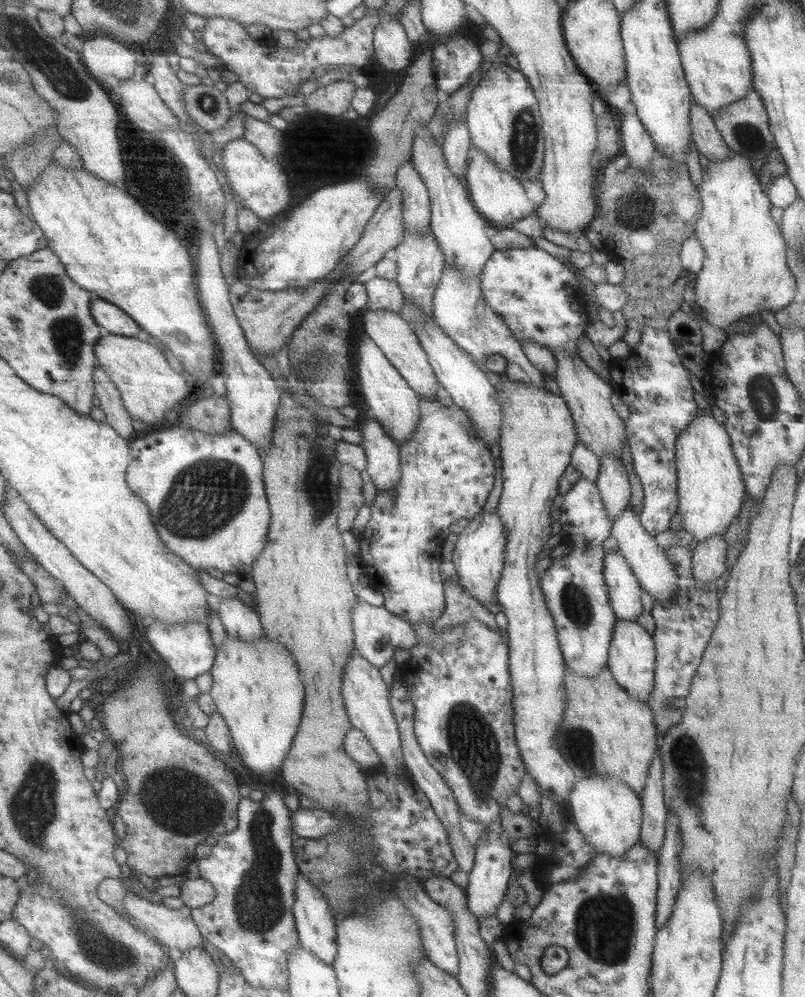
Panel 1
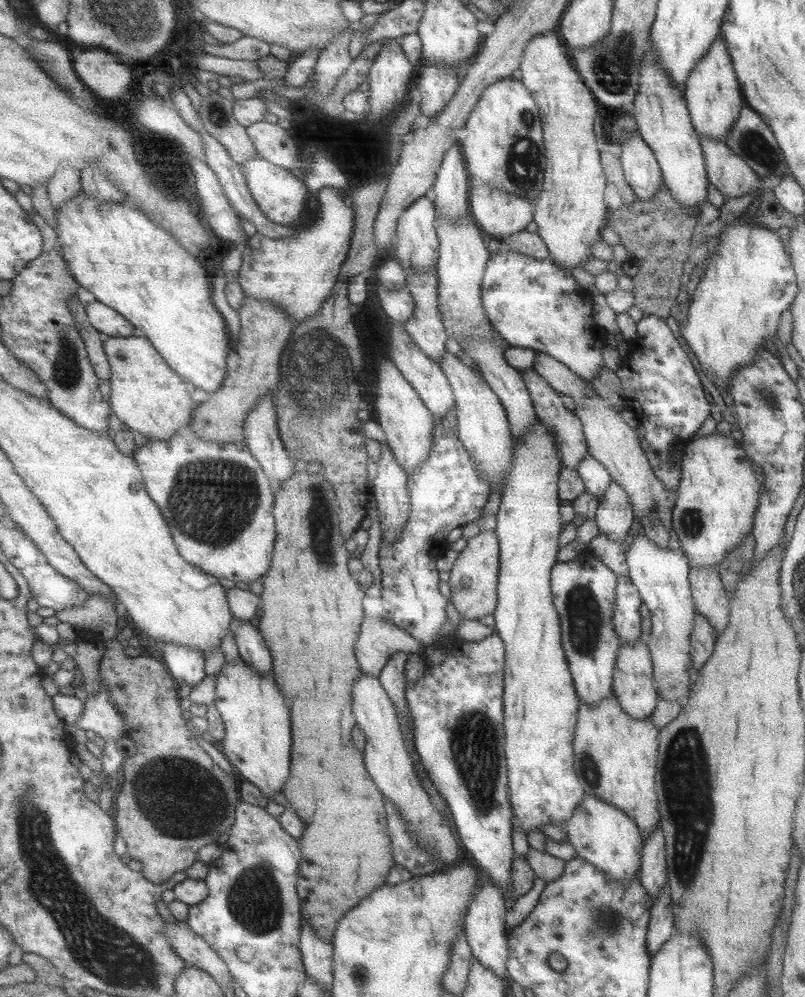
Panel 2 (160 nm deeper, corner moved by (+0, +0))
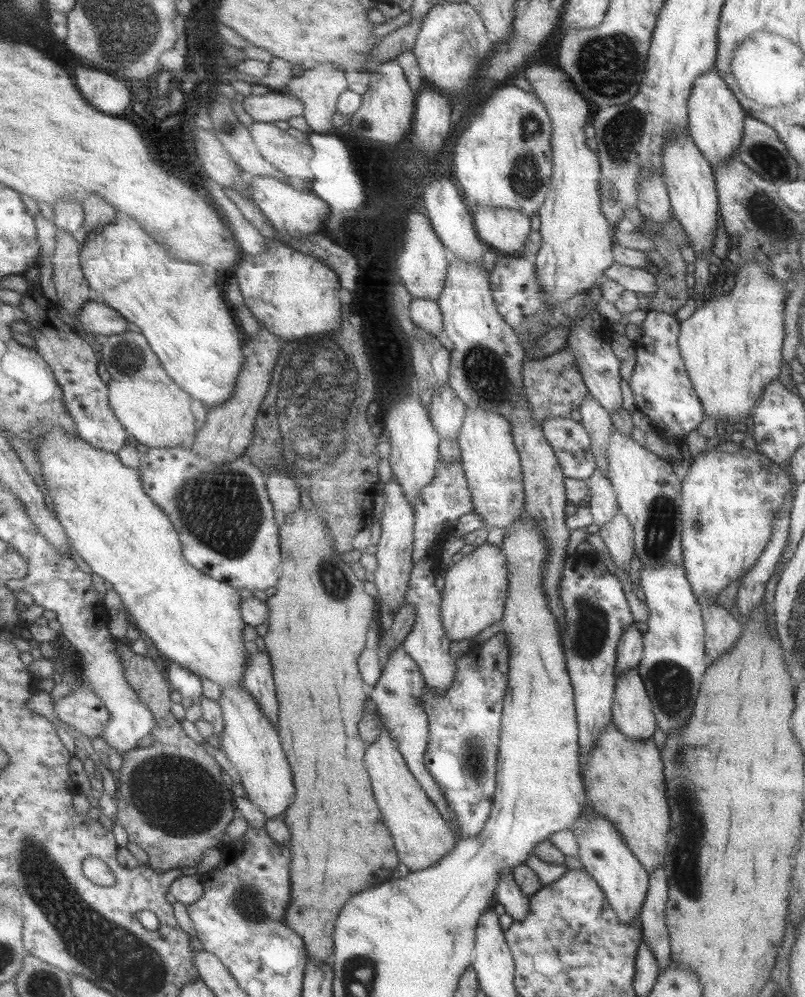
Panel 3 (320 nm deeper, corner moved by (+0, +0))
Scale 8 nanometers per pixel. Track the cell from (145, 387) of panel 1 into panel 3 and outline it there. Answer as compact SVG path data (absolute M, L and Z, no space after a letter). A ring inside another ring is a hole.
M127 331L102 339L102 354L111 374L111 408L126 430L148 448L177 448L190 444L198 432L193 397L165 372L141 331Z

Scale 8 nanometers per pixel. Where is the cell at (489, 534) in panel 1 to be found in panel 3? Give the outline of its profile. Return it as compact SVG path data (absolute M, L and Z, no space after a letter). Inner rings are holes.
M484 543L446 570L442 591L443 626L453 642L474 640L480 642L496 629L502 620L508 594L508 568L506 554L495 545Z

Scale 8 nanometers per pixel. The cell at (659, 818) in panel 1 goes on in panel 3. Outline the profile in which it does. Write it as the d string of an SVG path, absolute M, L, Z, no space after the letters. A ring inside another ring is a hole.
M659 865L649 875L645 899L638 914L641 929L643 929L642 942L649 945L650 951L654 954L658 973L670 964L671 947L664 917L664 909L668 900L667 888L665 868Z

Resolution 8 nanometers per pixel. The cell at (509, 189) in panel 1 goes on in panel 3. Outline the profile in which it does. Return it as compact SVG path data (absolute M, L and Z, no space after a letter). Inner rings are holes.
M510 208L473 209L479 236L497 255L517 256L522 254L524 244L531 232L529 219Z

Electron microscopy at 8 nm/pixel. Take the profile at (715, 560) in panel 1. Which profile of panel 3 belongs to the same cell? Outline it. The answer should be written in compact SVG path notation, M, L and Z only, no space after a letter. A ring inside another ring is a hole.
M700 596L697 600L704 622L704 654L712 661L717 660L737 642L742 633L742 624L716 604L715 596Z

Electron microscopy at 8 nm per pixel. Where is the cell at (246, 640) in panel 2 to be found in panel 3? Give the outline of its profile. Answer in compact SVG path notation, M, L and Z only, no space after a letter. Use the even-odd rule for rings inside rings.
M252 648L247 664L242 686L254 696L273 726L280 729L280 702L270 654Z

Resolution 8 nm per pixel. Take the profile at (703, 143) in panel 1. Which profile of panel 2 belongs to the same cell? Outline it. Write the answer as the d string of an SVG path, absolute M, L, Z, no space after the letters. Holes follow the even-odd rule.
M699 136L708 182L721 193L724 200L753 195L761 189L762 181L747 163L724 142Z

